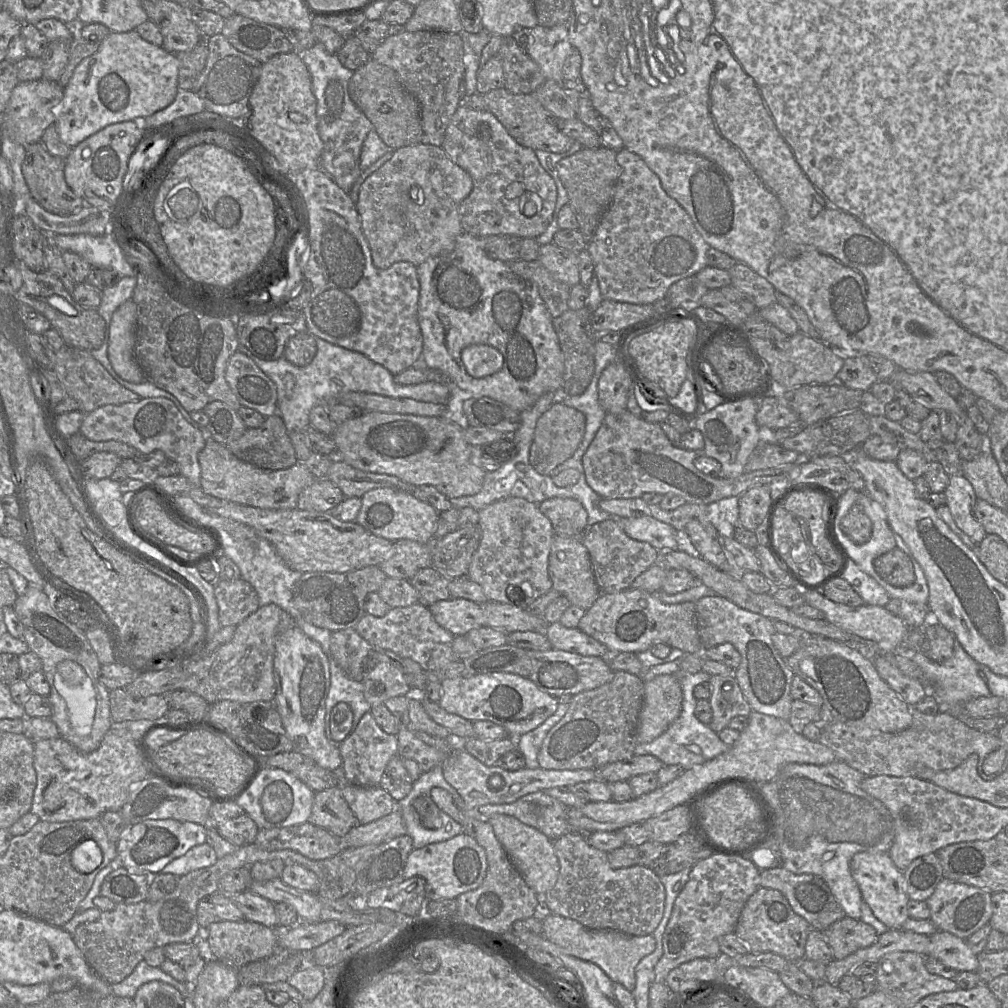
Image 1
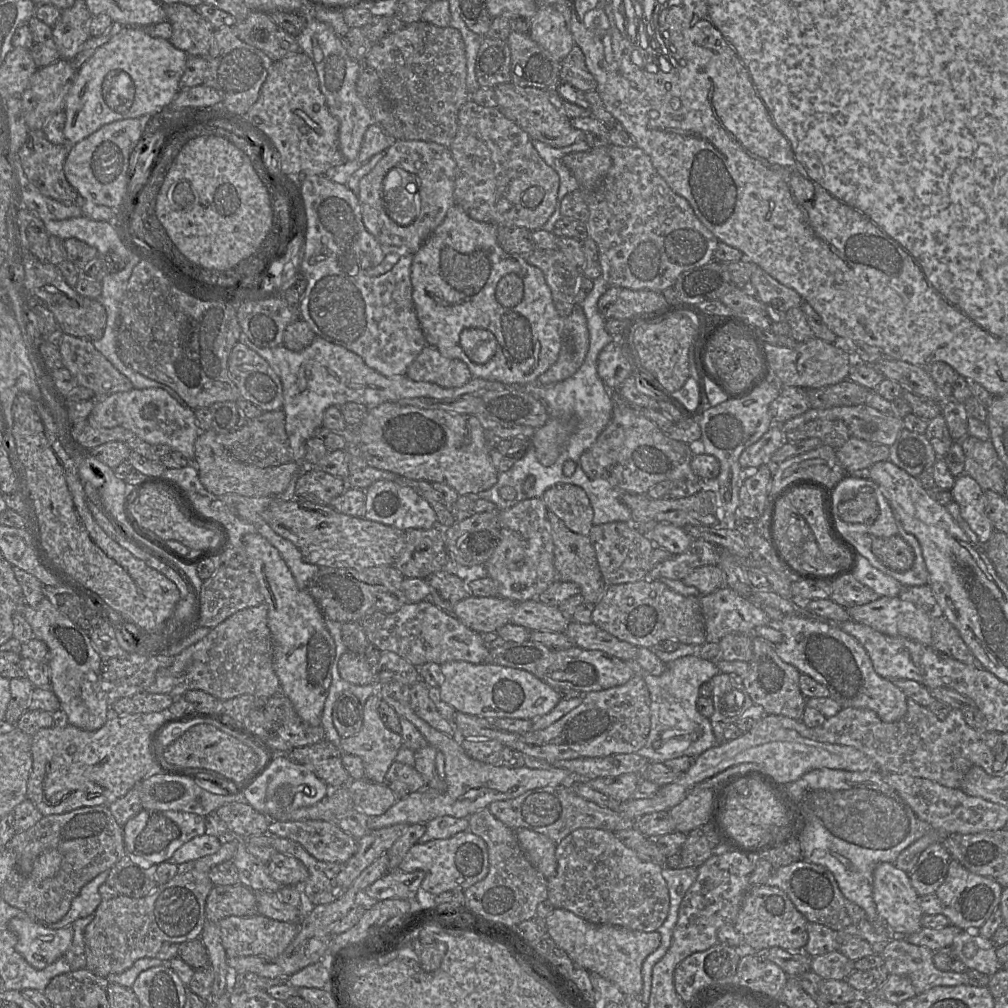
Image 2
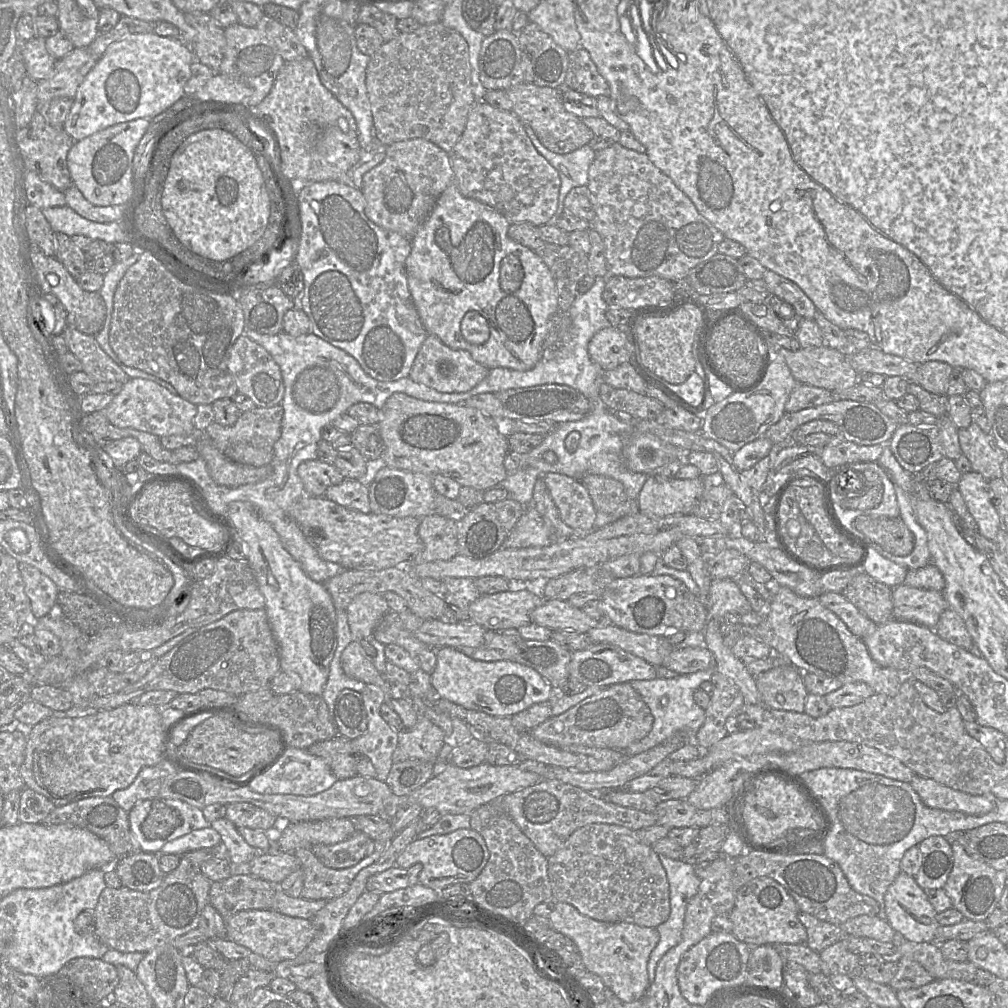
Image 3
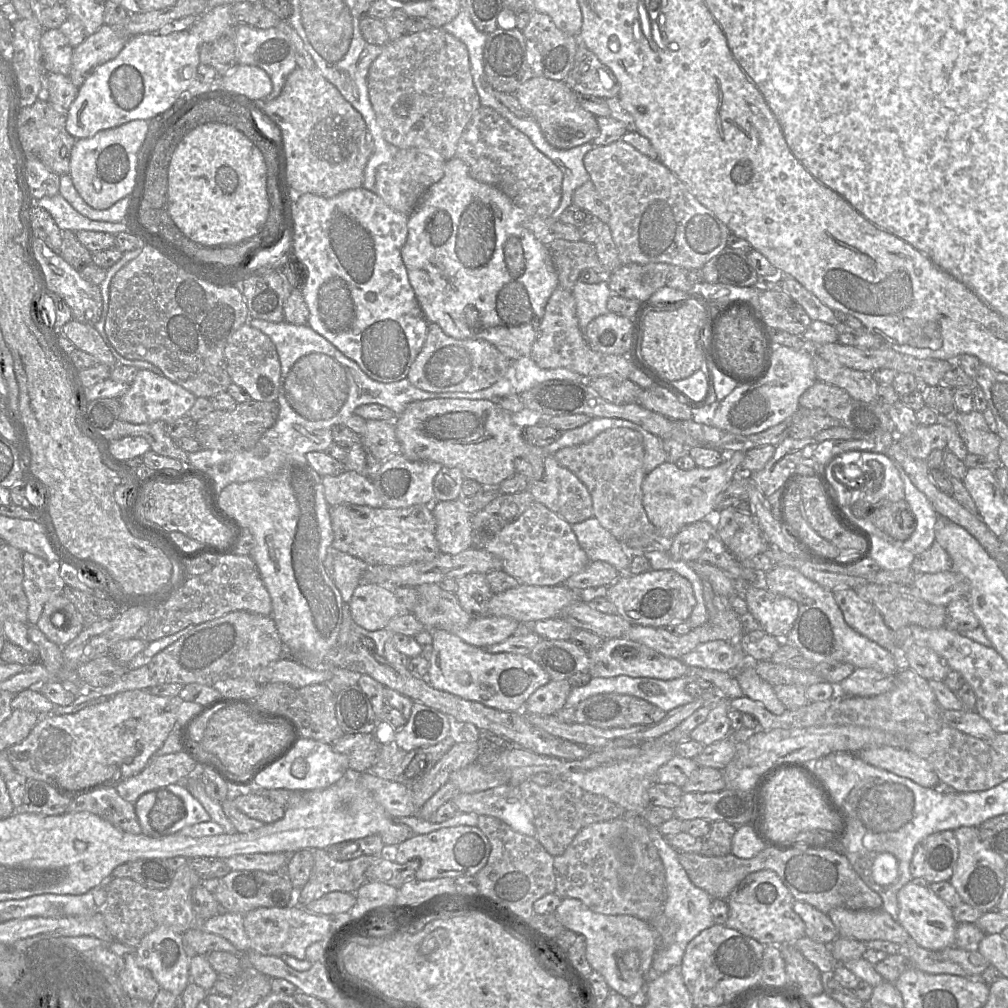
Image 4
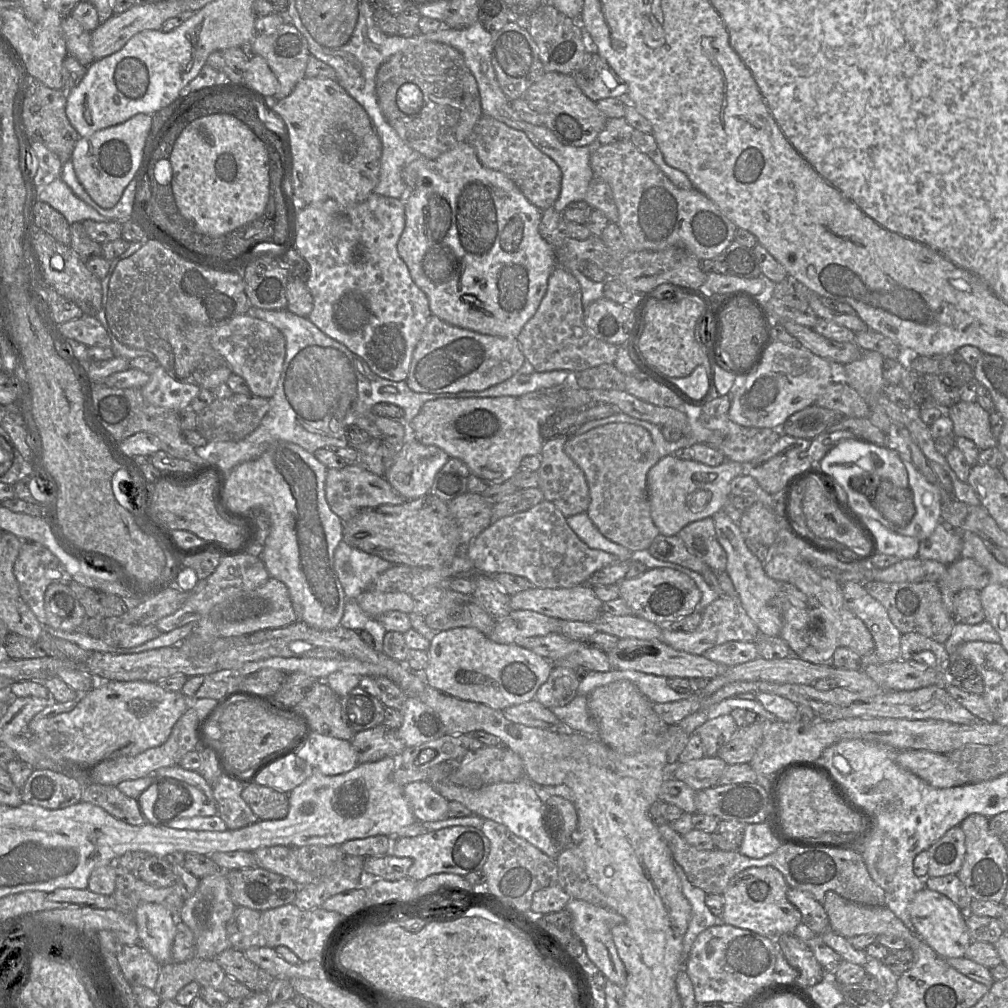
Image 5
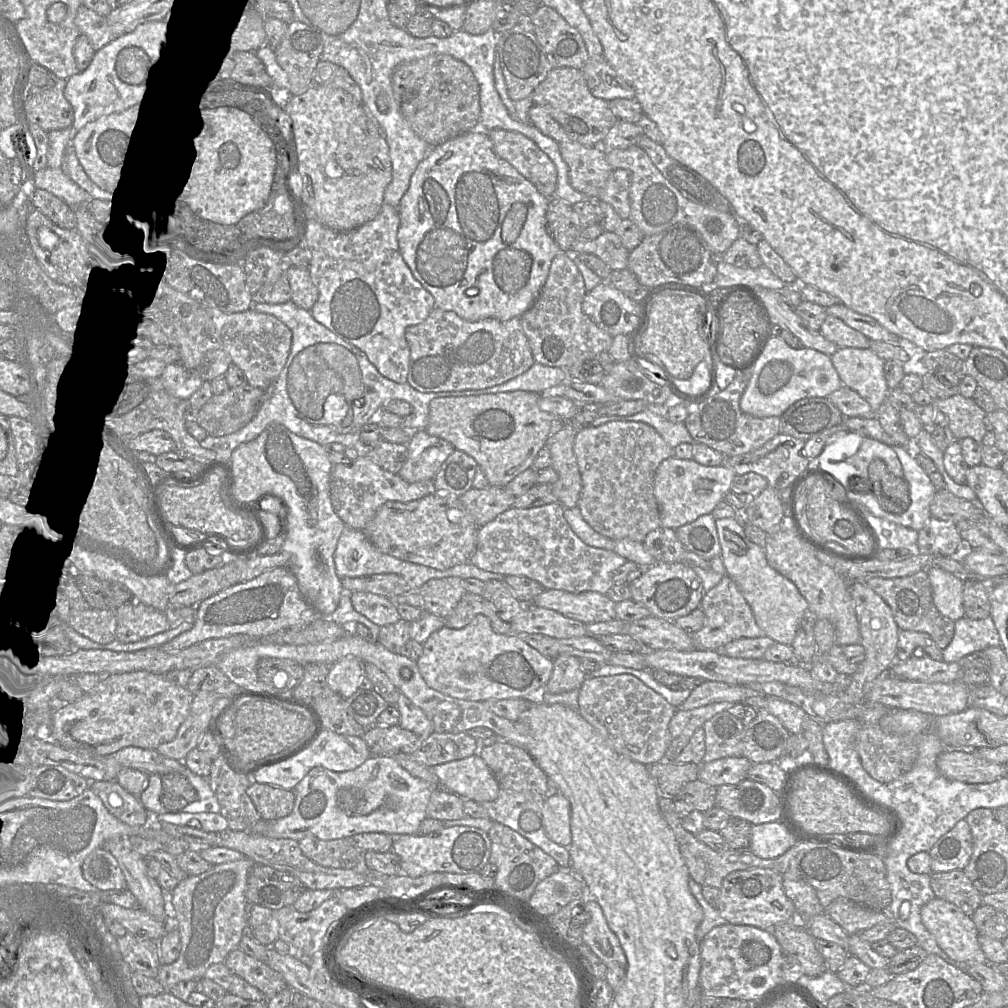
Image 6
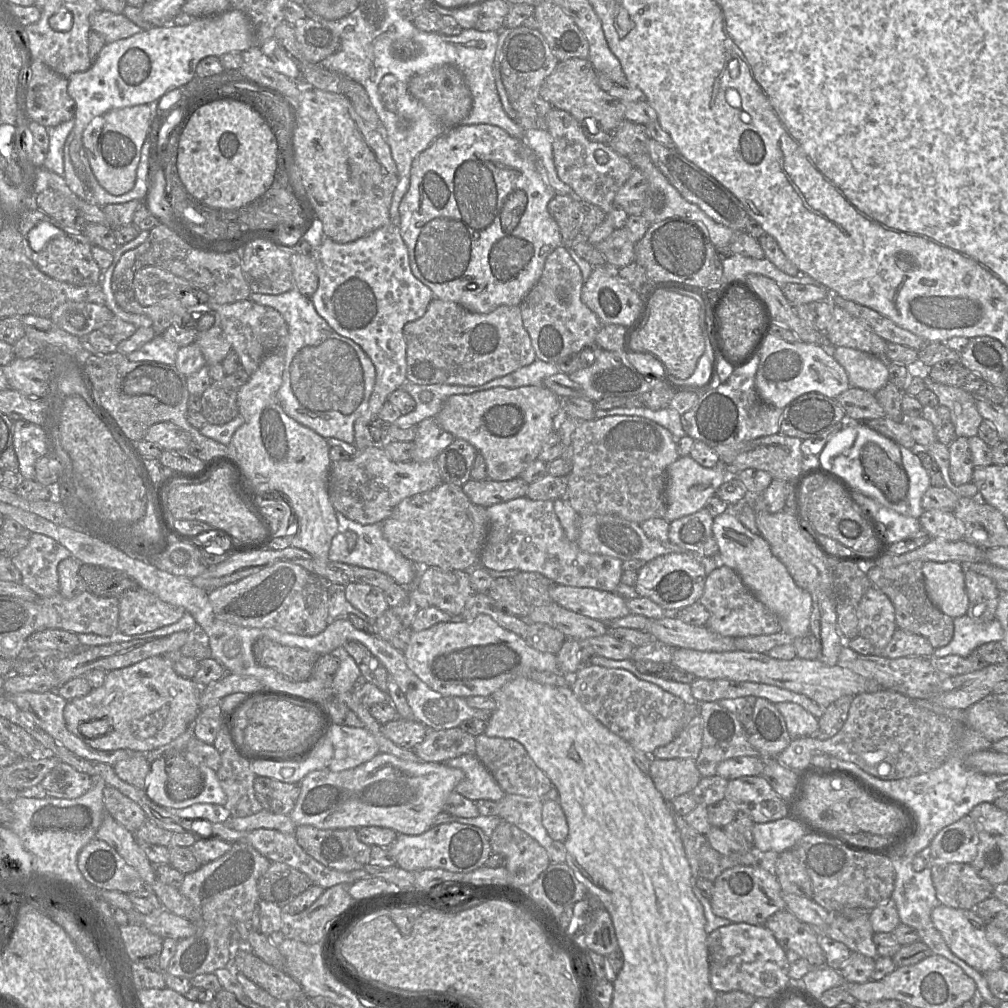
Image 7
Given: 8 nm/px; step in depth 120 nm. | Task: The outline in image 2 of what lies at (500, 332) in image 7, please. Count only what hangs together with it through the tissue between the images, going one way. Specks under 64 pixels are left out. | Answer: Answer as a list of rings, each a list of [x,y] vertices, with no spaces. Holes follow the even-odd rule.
[[[431,345],[423,348],[405,375],[413,381],[434,383],[443,388],[461,387],[473,378],[463,361],[446,358]]]

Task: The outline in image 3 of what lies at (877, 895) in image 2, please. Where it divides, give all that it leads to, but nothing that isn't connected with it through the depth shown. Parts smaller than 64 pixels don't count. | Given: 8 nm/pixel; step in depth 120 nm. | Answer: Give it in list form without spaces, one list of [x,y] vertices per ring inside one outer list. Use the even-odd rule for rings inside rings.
[[[901,871],[888,887],[884,904],[886,921],[896,933],[915,943],[935,941],[936,931],[940,927],[936,918],[938,913],[929,902],[926,891],[917,884],[913,876]]]

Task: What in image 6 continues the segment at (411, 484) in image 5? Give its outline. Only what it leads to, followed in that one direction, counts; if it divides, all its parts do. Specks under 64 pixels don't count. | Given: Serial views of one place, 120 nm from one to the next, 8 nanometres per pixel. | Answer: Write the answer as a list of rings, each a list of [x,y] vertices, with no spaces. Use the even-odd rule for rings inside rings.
[[[425,429],[410,433],[407,448],[407,459],[397,475],[408,483],[432,481],[442,464],[455,450],[451,443],[428,434]]]

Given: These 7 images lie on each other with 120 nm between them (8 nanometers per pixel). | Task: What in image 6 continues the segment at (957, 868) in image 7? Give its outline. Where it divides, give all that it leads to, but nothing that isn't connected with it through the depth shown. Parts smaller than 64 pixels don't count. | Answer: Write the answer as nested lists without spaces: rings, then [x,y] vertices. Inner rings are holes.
[[[963,870],[931,873],[930,886],[937,898],[953,903],[965,914],[972,915],[982,905],[982,894]]]

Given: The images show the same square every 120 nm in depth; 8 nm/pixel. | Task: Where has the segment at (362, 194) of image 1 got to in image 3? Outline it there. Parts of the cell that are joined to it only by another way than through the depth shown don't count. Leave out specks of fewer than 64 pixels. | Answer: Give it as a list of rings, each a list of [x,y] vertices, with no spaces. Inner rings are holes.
[[[411,139],[386,147],[384,160],[363,175],[361,191],[365,198],[366,217],[382,229],[393,231],[409,239],[424,223],[441,193],[453,181],[454,172],[449,153],[424,139]]]

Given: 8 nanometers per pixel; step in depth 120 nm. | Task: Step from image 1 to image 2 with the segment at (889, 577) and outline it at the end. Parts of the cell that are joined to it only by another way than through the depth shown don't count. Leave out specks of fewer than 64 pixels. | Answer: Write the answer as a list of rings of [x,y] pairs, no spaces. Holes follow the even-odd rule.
[[[899,535],[875,537],[872,552],[884,565],[895,571],[909,570],[915,559],[912,547]]]

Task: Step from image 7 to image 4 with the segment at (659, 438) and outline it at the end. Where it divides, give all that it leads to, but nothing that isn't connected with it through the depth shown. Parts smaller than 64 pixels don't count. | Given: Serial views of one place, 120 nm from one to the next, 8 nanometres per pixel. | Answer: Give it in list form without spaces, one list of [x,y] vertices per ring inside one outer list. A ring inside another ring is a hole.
[[[624,427],[607,429],[587,443],[565,447],[553,454],[561,466],[570,470],[587,487],[593,502],[593,517],[629,553],[662,548],[669,542],[663,541],[642,504],[642,482],[646,476],[644,454],[642,435]]]

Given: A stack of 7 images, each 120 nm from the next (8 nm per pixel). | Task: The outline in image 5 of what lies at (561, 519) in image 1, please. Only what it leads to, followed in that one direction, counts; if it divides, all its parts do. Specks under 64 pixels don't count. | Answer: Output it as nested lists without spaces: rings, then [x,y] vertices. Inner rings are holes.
[[[557,437],[546,440],[541,451],[541,466],[537,470],[538,488],[544,499],[550,501],[567,518],[586,513],[590,504],[589,487],[583,471],[565,453],[569,437]]]

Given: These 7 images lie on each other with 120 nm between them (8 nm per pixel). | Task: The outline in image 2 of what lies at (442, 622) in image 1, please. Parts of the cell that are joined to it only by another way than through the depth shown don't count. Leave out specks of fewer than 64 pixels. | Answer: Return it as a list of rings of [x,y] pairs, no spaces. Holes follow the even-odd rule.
[[[468,596],[453,607],[451,614],[473,631],[494,634],[500,627],[510,623],[516,604],[500,596]]]

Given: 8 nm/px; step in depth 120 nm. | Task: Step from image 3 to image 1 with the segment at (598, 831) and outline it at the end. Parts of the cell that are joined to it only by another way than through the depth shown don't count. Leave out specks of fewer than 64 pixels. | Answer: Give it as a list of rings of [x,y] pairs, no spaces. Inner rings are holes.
[[[568,833],[553,843],[559,874],[555,885],[543,895],[551,914],[572,918],[591,929],[614,929],[635,936],[653,933],[664,913],[666,893],[650,867],[611,867],[608,852],[591,846],[583,833]]]

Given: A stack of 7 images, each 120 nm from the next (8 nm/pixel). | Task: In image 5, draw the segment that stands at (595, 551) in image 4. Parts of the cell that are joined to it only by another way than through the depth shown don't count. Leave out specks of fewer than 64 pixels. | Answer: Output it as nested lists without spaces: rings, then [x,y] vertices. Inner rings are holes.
[[[579,513],[566,518],[575,534],[591,549],[602,550],[615,555],[619,561],[631,561],[634,554],[625,547],[604,537],[593,524],[587,513]]]

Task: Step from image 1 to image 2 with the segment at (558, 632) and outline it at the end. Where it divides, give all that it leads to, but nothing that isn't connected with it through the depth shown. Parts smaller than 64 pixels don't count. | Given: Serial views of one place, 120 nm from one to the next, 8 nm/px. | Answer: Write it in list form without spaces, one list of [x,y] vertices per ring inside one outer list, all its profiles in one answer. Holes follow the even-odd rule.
[[[571,621],[563,633],[576,647],[602,651],[623,661],[634,660],[638,651],[638,647],[619,640],[593,623],[580,624]]]

